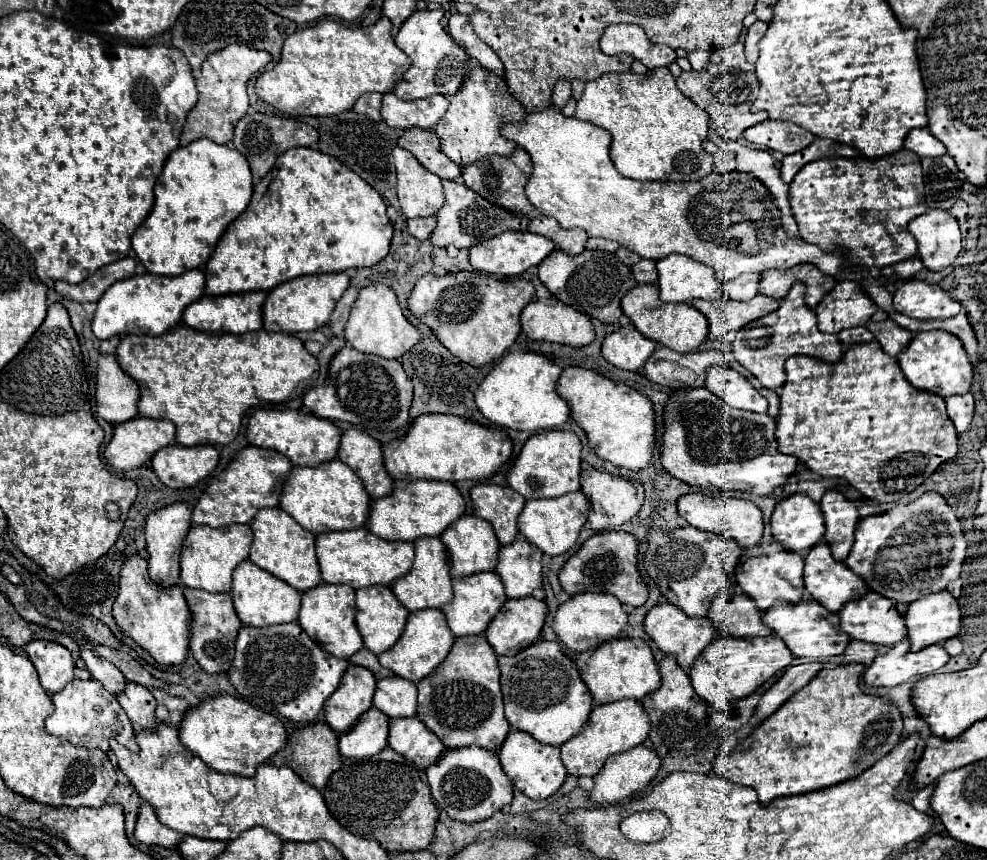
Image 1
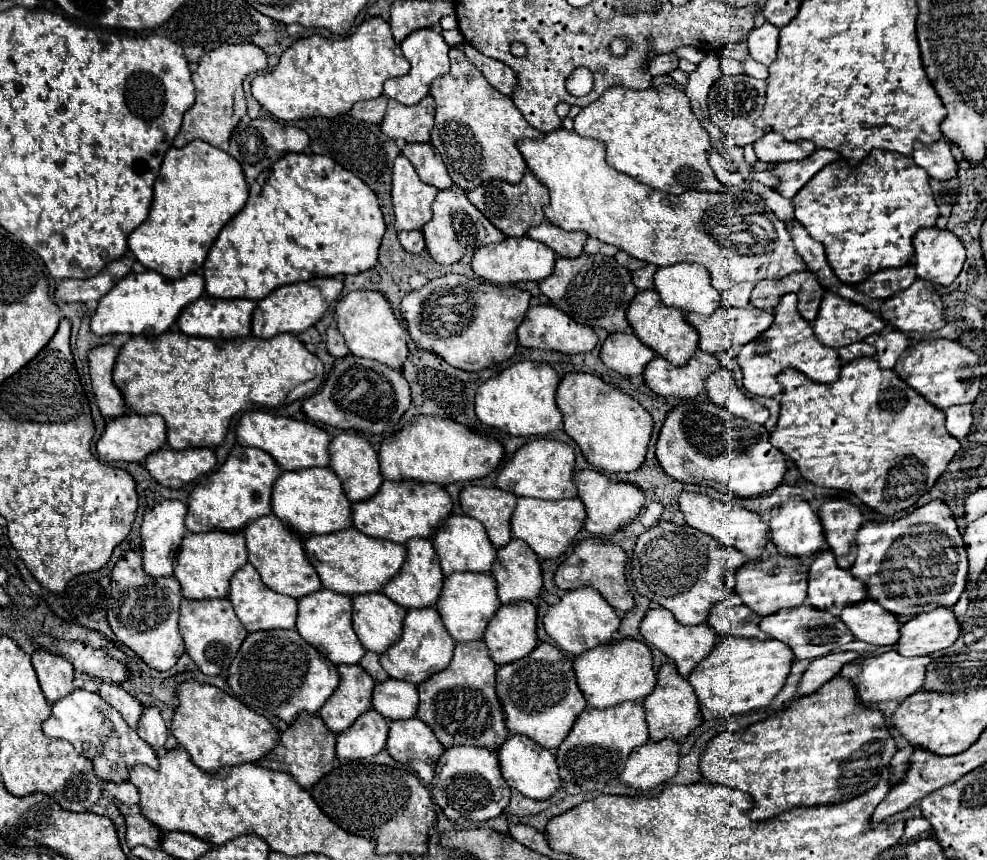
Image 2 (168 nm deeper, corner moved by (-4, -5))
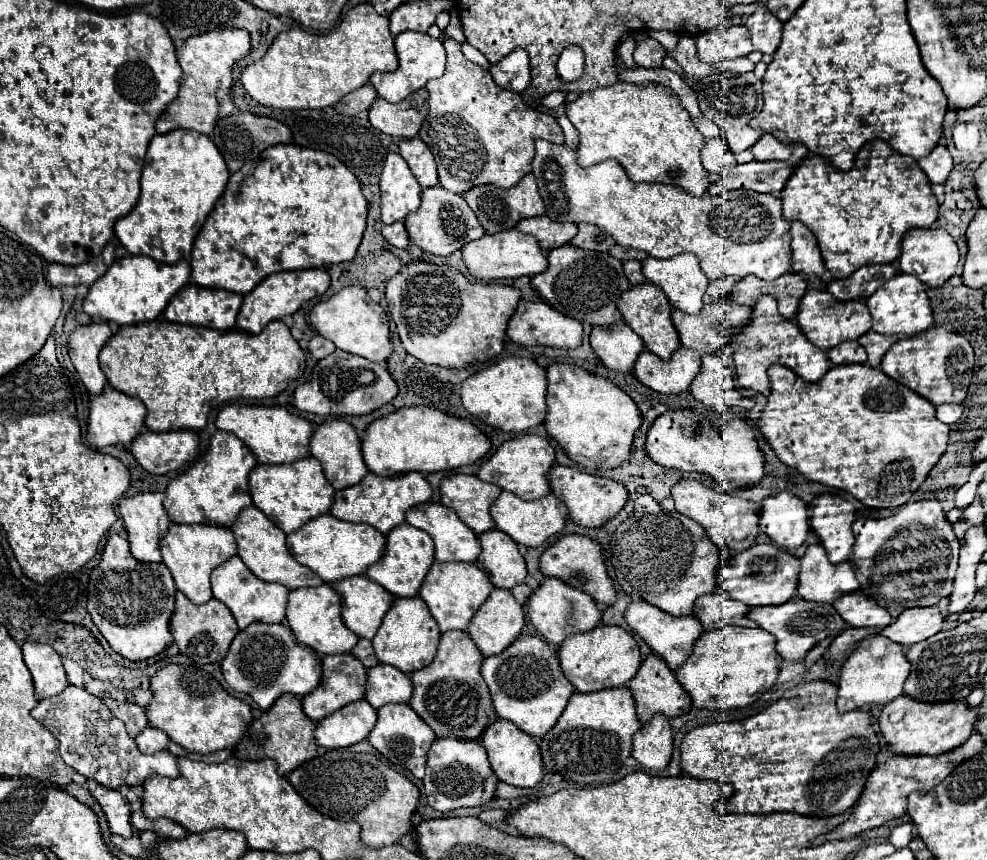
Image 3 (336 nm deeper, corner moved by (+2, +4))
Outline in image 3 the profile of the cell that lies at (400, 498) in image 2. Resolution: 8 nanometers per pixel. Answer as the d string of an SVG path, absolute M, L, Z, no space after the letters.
M368 472L362 482L336 492L330 514L340 520L346 520L346 522L370 524L376 530L380 530L382 534L388 534L390 528L394 528L406 520L404 514L408 508L428 502L430 496L432 496L432 488L430 488L428 480L418 472L410 472L410 474L402 474L402 476L394 476L394 478L382 478L382 476Z

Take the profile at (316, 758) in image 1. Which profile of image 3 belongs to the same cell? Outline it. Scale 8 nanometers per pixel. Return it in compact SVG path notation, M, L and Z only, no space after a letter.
M282 694L272 704L270 710L262 712L260 716L256 716L250 722L250 726L244 732L242 742L238 742L232 748L232 754L238 760L264 760L264 758L270 758L270 760L276 762L278 774L286 776L290 770L298 768L300 762L306 762L312 756L316 756L314 730L316 730L316 722L312 722L310 718L306 718L306 714L302 714L300 698L296 698L294 694Z

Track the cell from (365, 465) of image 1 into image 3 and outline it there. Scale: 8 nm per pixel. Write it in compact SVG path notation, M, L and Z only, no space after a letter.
M334 418L334 420L320 424L310 438L310 454L322 464L328 482L336 490L354 486L358 480L362 480L368 474L368 468L366 468L360 452L362 452L360 450L360 438L356 436L354 428L348 422L344 422L342 418Z

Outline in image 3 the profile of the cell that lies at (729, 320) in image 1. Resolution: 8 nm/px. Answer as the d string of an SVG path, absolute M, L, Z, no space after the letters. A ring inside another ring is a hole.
M720 302L720 304L706 304L700 314L682 314L680 310L672 310L672 324L678 330L680 344L684 348L692 348L700 354L714 354L718 352L728 336L744 326L750 320L752 308L738 306L736 302ZM726 322L728 332L720 334L716 328L718 324Z

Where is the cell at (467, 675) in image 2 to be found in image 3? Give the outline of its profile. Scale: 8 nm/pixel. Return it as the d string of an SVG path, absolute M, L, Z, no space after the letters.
M444 632L434 660L426 668L412 674L414 692L408 704L438 738L476 740L482 736L482 730L490 726L490 722L498 720L488 686L480 674L482 660L484 656L468 638L468 632Z

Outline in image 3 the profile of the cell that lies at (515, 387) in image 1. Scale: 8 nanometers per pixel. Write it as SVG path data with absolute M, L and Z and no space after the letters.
M504 358L462 382L460 398L464 408L492 428L504 432L526 432L544 422L546 416L546 372L530 358Z

